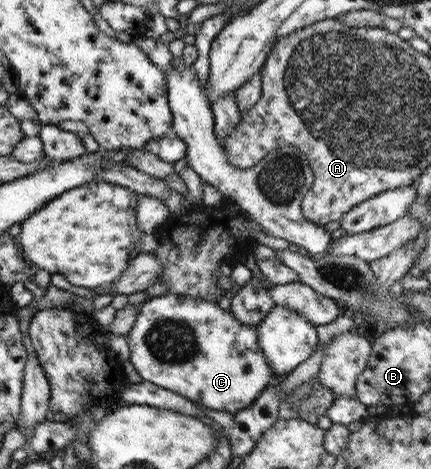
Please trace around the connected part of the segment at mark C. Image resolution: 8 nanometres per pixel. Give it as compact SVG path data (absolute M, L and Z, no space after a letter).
M165 292L148 298L139 305L134 324L126 336L129 360L142 381L176 393L191 402L200 401L212 410L237 413L267 387L272 377L257 343L256 326L243 325L230 310L222 309L217 302L200 297Z

